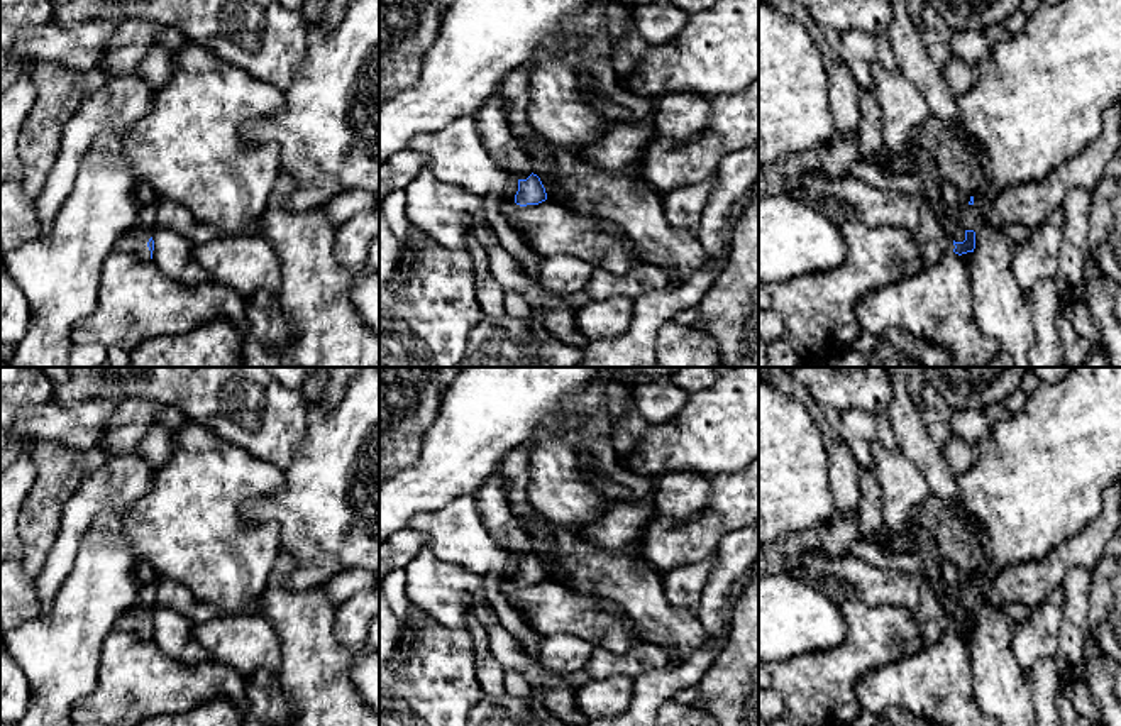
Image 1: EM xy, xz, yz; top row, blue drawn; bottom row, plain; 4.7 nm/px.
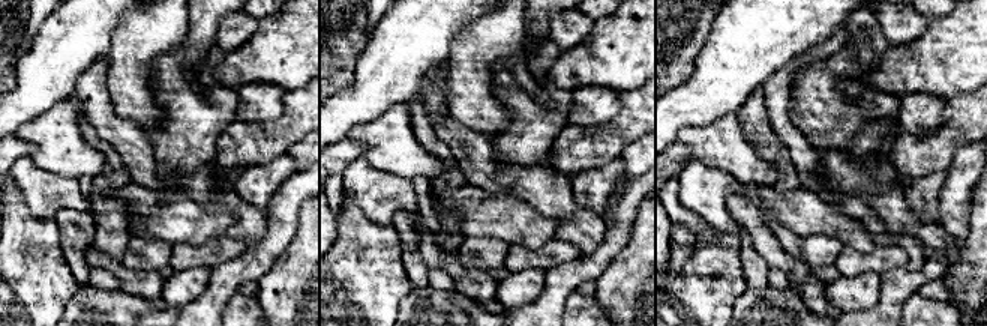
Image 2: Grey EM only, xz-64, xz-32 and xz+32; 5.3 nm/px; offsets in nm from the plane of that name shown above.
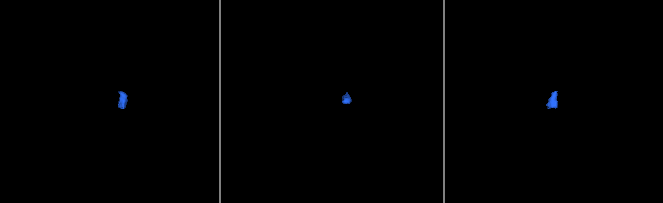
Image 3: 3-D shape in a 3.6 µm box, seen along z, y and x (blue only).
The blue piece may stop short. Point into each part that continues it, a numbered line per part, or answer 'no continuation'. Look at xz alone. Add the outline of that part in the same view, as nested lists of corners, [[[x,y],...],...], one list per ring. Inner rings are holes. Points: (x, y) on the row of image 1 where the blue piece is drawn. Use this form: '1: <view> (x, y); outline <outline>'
1: xz (491, 119); outline [[[500,93],[491,95],[474,117],[481,140],[493,161],[518,179],[527,179],[532,174],[532,161],[511,134]]]

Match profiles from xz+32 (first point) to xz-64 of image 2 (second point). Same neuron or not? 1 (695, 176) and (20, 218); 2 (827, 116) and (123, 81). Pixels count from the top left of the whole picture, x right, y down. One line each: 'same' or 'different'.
1: different
2: same

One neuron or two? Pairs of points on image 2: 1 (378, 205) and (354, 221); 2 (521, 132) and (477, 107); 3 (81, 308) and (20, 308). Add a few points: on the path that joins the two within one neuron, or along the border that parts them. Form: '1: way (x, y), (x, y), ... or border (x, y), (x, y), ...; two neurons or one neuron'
1: border (344, 191), (371, 220), (390, 224); two neurons
2: border (494, 92), (509, 113), (509, 123), (488, 137); two neurons
3: border (83, 286), (66, 302), (63, 310); two neurons

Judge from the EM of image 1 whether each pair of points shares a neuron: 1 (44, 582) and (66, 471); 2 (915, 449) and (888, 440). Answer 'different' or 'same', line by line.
1: different
2: different

